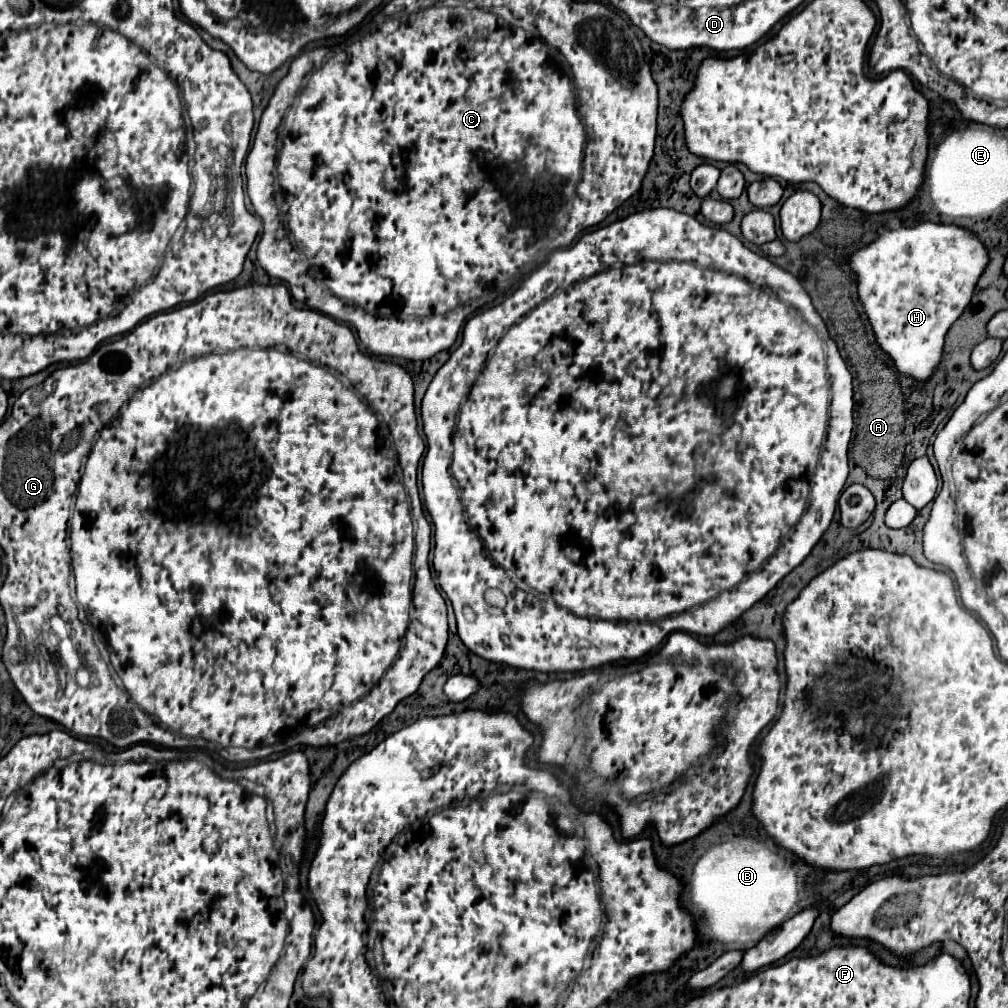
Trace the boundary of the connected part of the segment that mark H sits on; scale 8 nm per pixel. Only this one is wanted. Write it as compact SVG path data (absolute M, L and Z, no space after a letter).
M933 222L881 232L875 242L871 242L867 248L861 248L849 258L851 268L857 272L859 300L863 302L877 342L883 352L893 358L901 374L915 380L929 380L929 376L933 374L933 366L937 366L941 360L945 334L969 304L975 282L981 276L987 260L987 250L979 240L975 240L975 236L971 236L971 232L953 224L945 226Z

